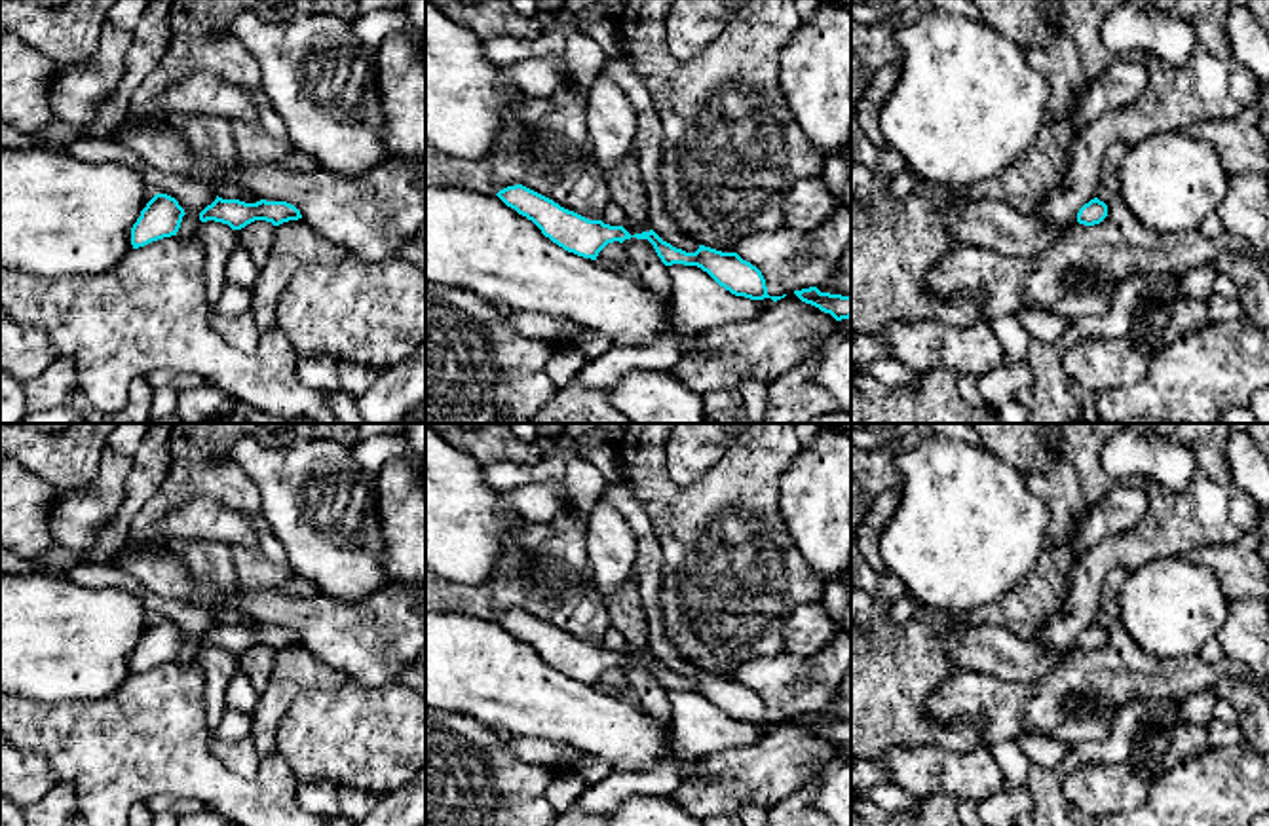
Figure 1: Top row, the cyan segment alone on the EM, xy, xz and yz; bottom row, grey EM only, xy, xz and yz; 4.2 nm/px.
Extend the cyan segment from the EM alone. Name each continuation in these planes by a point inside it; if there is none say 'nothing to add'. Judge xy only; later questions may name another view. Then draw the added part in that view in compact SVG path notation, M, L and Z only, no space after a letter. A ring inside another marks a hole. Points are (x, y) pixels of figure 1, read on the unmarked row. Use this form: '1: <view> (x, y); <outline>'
nothing to add

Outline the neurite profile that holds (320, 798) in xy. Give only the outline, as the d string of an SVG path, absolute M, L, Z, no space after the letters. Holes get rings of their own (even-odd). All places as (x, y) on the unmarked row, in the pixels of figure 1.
M298 780L296 799L312 815L340 817L336 786L325 780L315 784Z

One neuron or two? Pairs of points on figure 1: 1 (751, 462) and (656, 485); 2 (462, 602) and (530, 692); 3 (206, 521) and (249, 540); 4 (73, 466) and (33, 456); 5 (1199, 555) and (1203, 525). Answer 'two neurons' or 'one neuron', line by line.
1: one neuron
2: two neurons
3: one neuron
4: one neuron
5: two neurons

